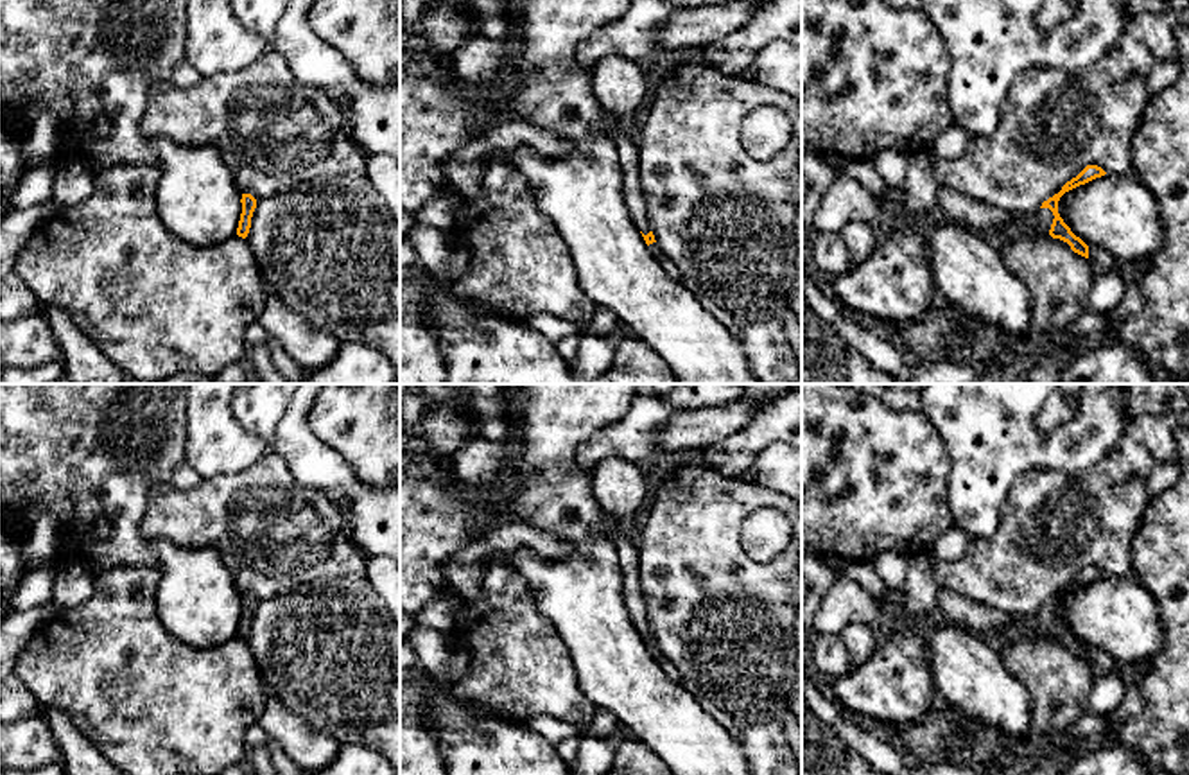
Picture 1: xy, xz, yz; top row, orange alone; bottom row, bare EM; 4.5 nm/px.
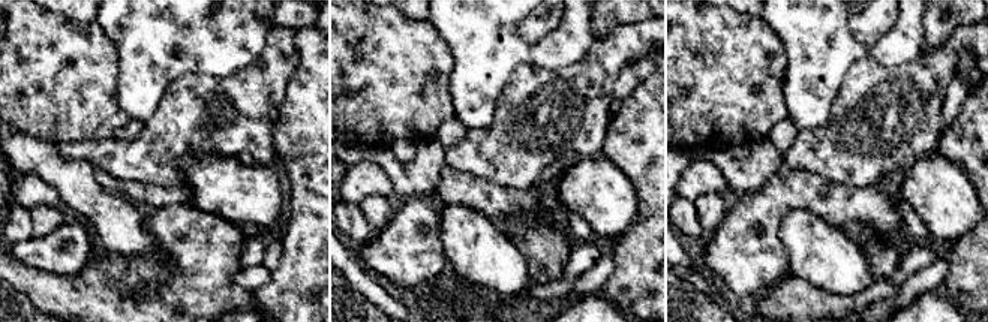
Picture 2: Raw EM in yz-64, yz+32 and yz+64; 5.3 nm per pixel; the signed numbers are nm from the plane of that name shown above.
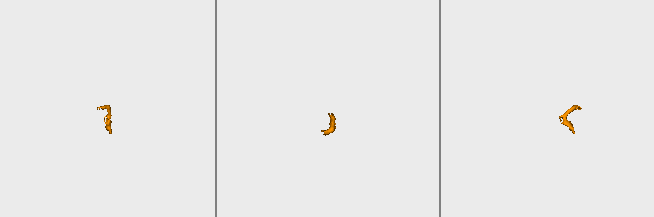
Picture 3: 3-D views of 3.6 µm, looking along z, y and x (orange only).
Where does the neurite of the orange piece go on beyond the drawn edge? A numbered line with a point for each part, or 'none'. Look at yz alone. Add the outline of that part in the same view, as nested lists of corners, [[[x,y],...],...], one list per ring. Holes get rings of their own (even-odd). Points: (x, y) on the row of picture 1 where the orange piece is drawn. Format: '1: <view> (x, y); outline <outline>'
1: yz (1035, 223); outline [[[1038,208],[1029,213],[1017,213],[1013,226],[1024,235],[1049,235],[1053,219],[1054,215],[1049,208]]]

